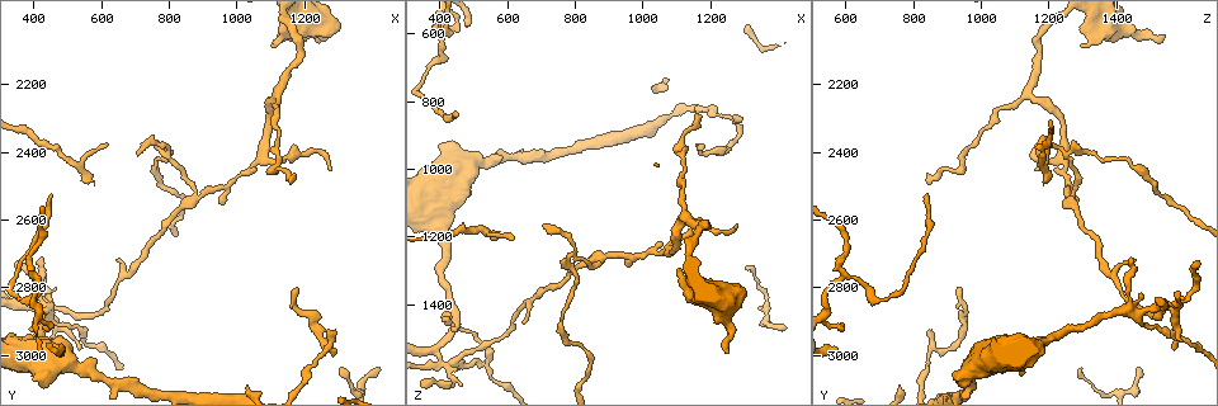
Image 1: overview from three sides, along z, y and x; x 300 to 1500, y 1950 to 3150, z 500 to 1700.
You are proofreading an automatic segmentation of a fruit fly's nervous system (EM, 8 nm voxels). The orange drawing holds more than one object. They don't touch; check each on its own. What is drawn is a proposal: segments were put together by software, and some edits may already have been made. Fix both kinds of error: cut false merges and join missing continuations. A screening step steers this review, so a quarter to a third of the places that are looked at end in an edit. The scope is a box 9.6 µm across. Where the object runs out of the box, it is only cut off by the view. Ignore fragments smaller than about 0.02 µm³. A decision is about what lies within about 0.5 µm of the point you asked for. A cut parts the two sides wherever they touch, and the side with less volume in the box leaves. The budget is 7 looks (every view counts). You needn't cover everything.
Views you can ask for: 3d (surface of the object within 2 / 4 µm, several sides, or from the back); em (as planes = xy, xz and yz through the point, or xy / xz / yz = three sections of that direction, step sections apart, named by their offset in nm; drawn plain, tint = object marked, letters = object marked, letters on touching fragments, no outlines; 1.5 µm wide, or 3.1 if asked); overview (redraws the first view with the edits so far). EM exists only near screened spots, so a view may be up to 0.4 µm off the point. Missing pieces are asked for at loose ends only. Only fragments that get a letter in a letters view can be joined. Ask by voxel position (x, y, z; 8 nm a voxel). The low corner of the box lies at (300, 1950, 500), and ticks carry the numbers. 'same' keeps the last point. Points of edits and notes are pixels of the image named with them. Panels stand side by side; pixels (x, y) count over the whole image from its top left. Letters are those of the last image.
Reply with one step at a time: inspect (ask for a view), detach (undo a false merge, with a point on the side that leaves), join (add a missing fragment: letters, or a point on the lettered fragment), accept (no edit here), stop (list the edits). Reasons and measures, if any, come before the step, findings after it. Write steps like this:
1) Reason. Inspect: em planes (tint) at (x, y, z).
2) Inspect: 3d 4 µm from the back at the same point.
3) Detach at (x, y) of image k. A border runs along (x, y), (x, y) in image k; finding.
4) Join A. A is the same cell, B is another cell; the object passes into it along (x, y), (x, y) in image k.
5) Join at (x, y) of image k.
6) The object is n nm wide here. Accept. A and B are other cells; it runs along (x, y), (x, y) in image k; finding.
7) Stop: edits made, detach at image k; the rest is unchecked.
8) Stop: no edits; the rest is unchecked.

Tapers out. Inspect: em xy step 8 (letters) at (1180, 2800, 940).

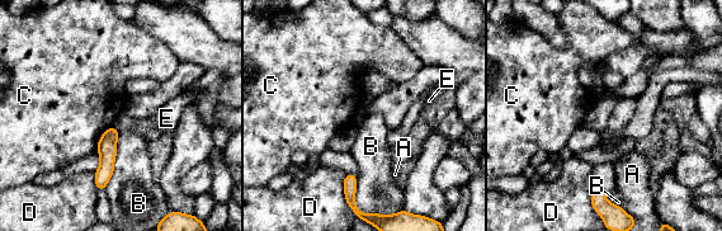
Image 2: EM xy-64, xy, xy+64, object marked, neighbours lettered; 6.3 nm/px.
Another direction. Inspect: em planes (letters) at the same point.

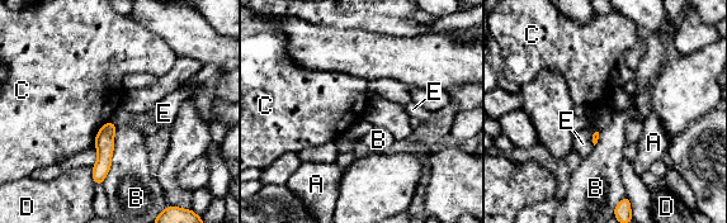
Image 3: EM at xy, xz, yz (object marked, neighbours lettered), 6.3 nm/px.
Accept. A, B, C, D and E are other cells; a border runs along (111, 121), (116, 126) in image 3; none of them fits.

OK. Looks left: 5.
Thin end. Inspect: 3d 2 µm at (1280, 2460, 1170).

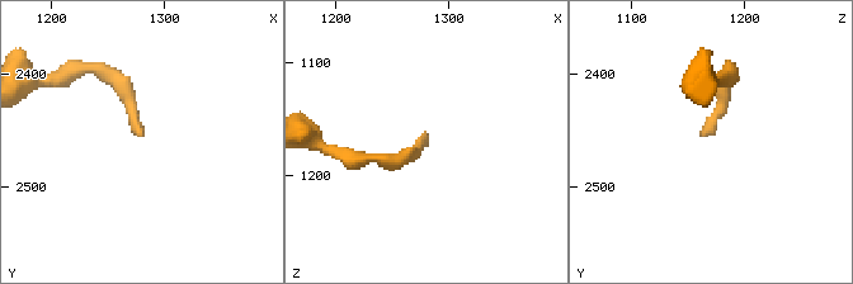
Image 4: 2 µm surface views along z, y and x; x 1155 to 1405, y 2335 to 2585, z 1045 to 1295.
Now the EM. Inspect: em planes (letters) at (1280, 2458, 1166).

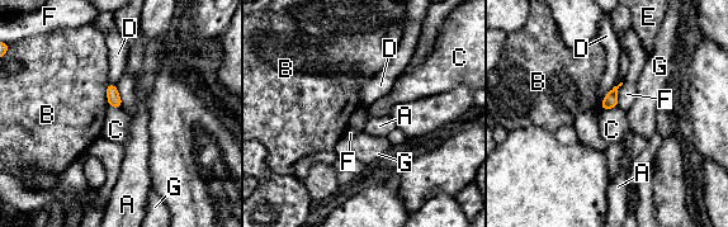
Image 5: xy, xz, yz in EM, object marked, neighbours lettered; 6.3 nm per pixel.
Accept. A, B, C, D, E, F and G are other cells; a border runs along (609, 108), (604, 110) in image 5; none of them fits.

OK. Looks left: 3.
Three arms meet. Inspect: em yz step 8 (letters) at (400, 2770, 600).

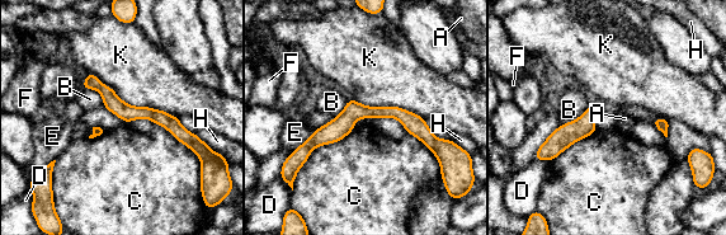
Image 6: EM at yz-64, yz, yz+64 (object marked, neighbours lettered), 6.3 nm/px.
The longest contact is with K, 650 nm. Accept. A, B, C, D, E, F, H and K are other cells; a border runs along (316, 128), (288, 155) in image 6; all the same cell.

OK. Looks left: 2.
Stop: no edits; the rest is unchecked.

